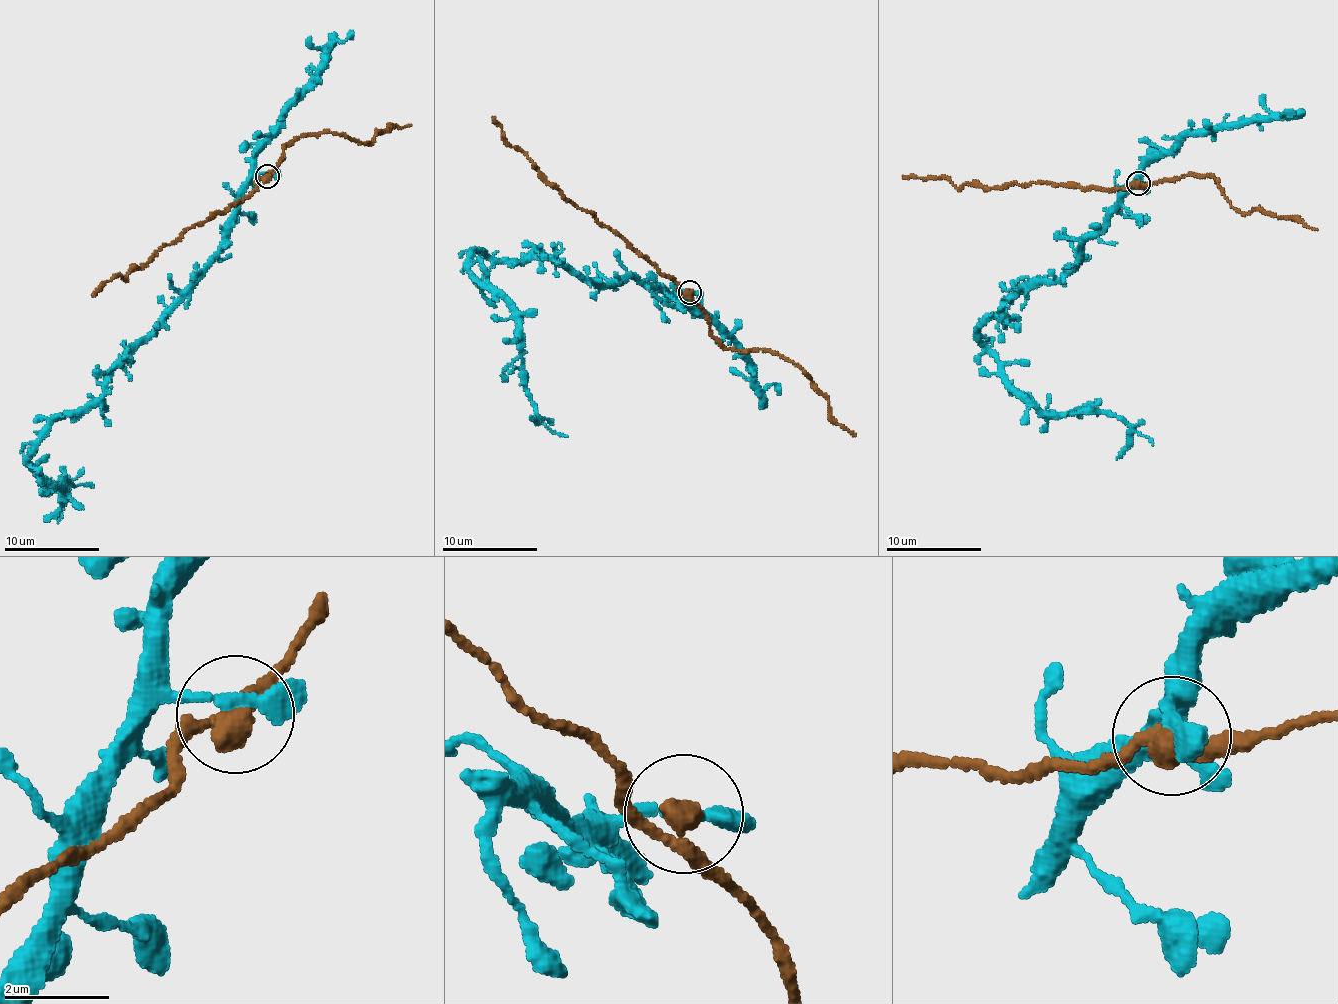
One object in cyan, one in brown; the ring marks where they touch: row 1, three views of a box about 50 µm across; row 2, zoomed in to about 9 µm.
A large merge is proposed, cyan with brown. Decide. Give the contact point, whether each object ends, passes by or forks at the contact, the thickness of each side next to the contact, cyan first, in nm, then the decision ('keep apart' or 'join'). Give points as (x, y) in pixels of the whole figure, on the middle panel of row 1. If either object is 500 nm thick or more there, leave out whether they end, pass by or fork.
place (690, 292); cyan passes by; brown passes by; calibres 240 and 360 nm; join

